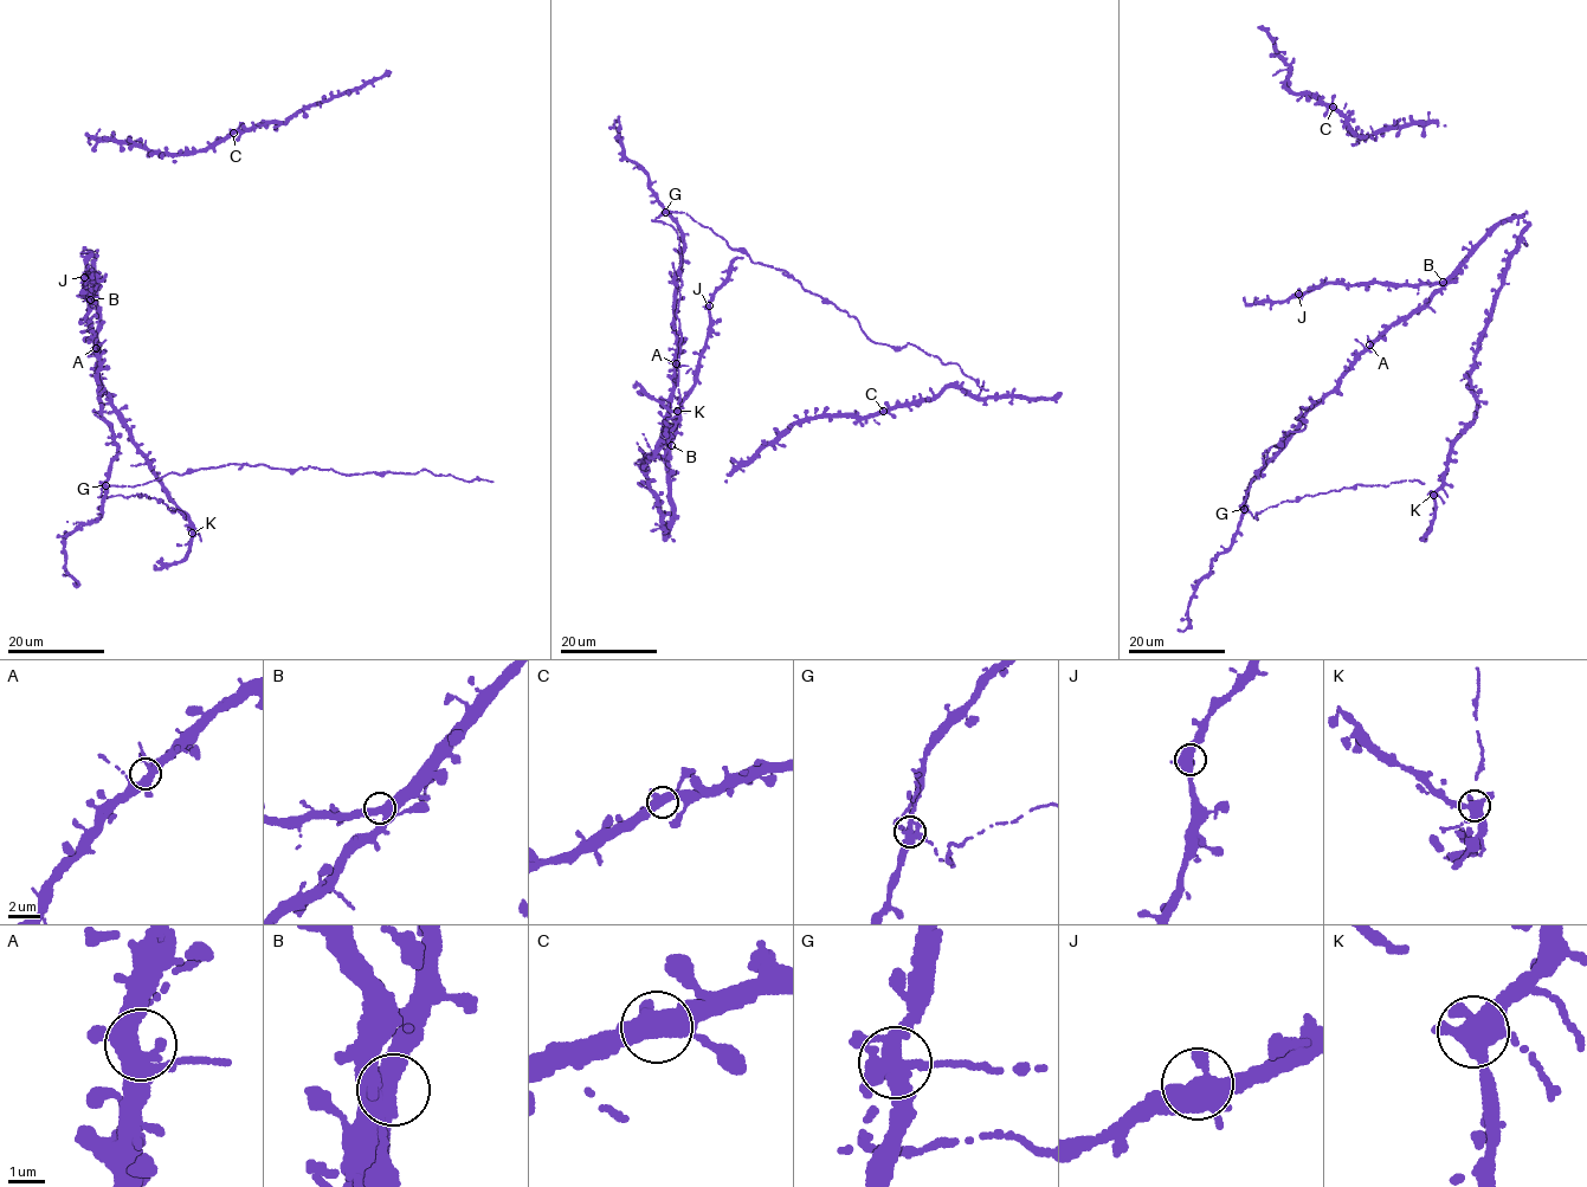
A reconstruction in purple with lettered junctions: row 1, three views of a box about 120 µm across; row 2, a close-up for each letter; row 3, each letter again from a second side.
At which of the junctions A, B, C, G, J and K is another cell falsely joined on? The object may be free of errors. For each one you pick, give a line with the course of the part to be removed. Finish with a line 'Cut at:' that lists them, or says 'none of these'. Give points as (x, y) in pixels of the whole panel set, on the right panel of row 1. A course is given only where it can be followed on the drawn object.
G: course (1244, 509), (1262, 453), (1305, 427), (1296, 419), (1300, 407), (1318, 400)
Cut at: G

